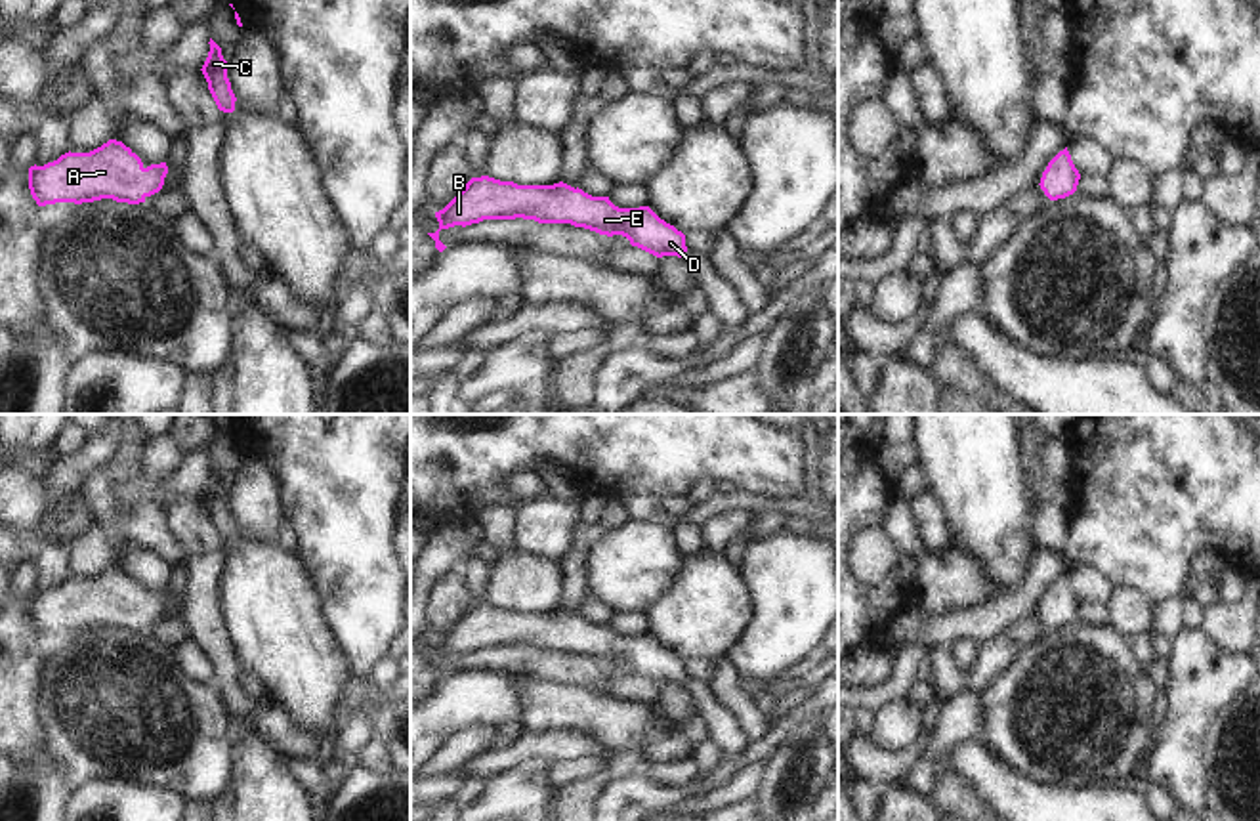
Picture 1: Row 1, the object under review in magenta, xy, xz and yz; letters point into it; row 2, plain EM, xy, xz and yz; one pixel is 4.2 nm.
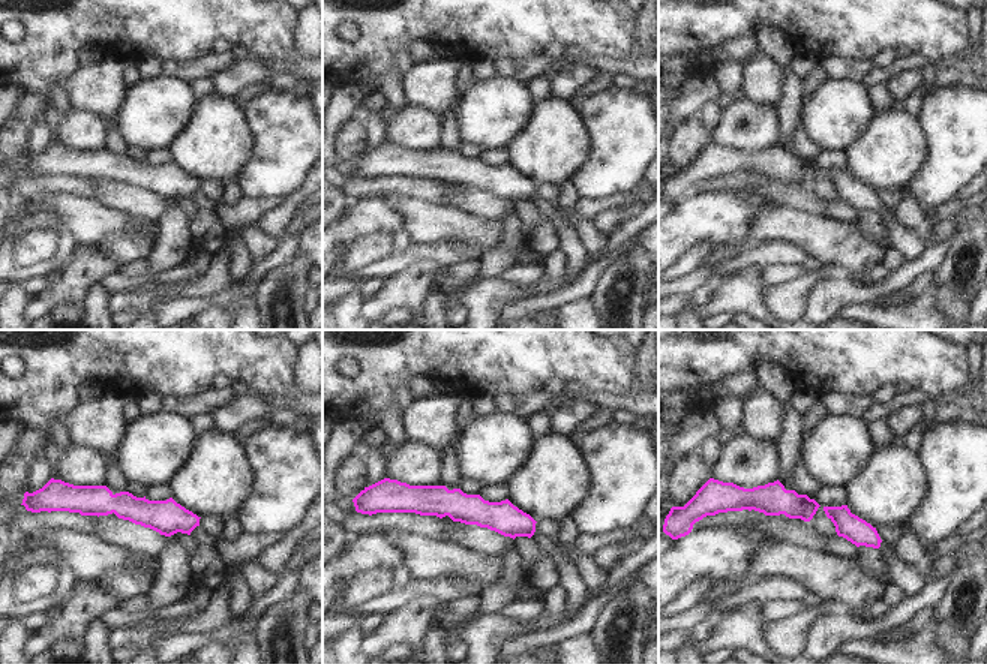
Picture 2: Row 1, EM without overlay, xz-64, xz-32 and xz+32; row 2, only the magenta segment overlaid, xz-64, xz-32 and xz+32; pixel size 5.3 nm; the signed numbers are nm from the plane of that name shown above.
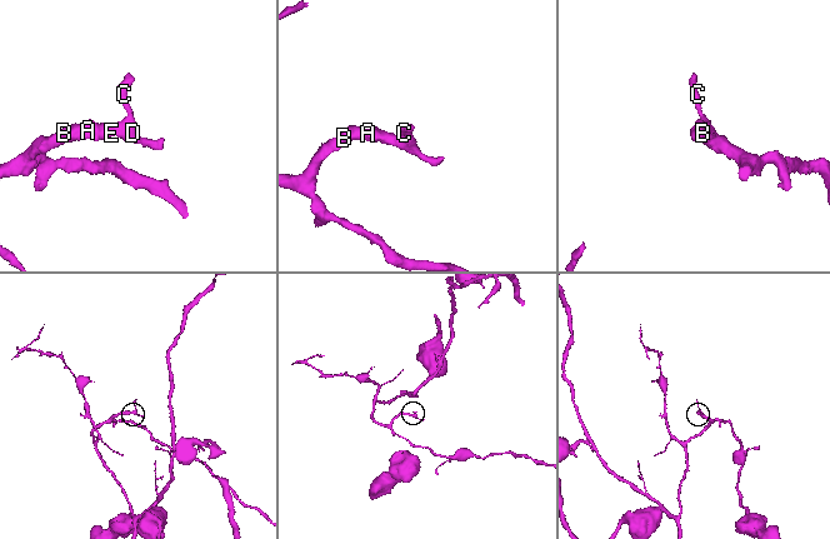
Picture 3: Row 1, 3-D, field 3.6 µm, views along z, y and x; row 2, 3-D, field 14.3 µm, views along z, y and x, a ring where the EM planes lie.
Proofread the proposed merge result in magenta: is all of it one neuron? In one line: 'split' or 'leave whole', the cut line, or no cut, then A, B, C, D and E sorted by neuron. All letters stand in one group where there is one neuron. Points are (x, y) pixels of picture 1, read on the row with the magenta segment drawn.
leave whole; cut none; groups A B C D E

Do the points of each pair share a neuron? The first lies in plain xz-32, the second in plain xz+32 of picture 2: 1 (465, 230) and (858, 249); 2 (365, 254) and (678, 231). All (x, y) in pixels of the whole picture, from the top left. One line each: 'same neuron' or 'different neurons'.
1: same neuron
2: different neurons

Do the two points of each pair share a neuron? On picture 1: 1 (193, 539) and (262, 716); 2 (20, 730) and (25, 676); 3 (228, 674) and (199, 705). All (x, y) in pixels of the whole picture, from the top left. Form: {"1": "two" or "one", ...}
{"1": "two", "2": "one", "3": "two"}

